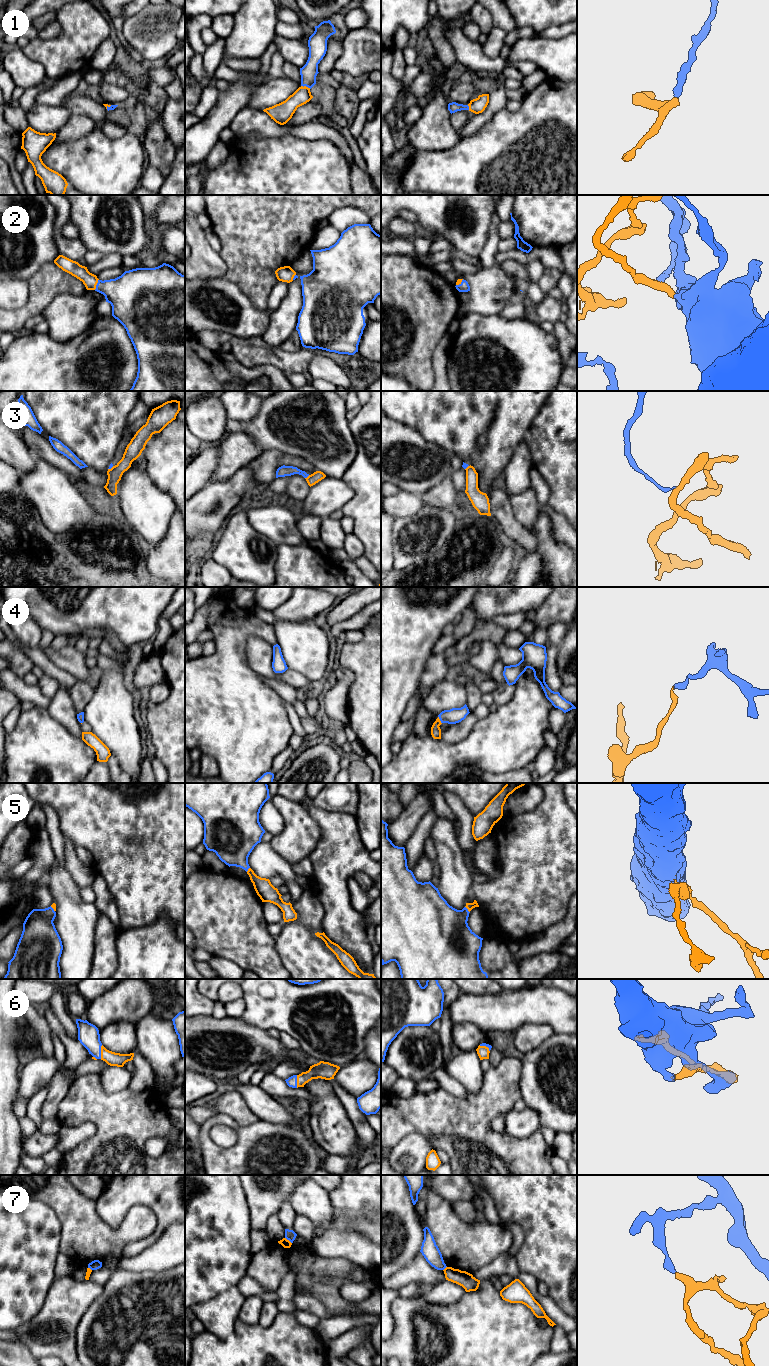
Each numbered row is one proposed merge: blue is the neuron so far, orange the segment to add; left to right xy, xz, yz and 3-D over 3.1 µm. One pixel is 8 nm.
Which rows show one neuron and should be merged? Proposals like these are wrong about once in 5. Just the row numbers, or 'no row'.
1, 2, 4, 5, 6

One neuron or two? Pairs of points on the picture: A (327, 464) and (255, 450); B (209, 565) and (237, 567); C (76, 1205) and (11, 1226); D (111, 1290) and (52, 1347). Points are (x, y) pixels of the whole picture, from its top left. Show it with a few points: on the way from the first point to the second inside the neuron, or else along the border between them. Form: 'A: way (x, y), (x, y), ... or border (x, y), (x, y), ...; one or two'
A: border (247, 433), (263, 451); two
B: border (211, 558), (222, 565), (232, 576); two
C: border (34, 1199), (54, 1212), (60, 1223), (60, 1235); two
D: border (92, 1301), (79, 1321), (76, 1329), (75, 1344); two

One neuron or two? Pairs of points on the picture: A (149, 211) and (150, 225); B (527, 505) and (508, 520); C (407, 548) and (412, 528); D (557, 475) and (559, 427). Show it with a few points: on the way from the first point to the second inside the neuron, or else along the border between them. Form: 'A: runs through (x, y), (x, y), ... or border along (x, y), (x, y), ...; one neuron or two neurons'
A: runs through (150, 214), (150, 222); one neuron
B: border along (508, 495), (514, 517), (528, 530); two neurons
C: runs through (412, 543), (412, 533); one neuron
D: runs through (557, 463), (557, 439); one neuron

